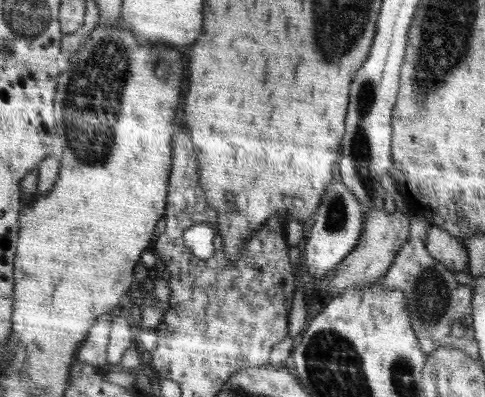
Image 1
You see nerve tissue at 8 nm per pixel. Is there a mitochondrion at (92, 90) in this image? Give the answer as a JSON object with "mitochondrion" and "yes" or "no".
{"mitochondrion":"yes"}

